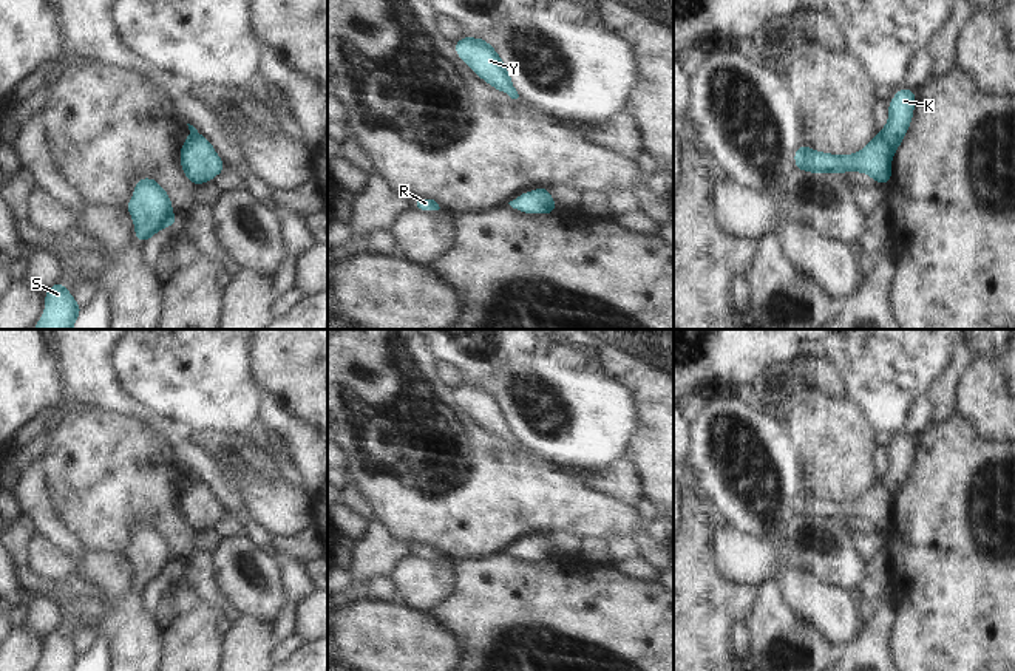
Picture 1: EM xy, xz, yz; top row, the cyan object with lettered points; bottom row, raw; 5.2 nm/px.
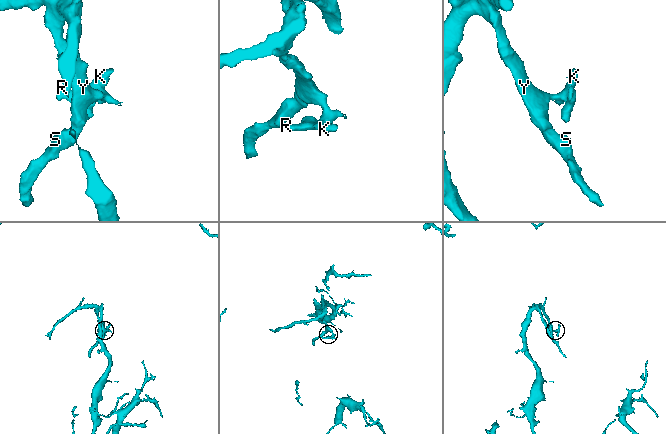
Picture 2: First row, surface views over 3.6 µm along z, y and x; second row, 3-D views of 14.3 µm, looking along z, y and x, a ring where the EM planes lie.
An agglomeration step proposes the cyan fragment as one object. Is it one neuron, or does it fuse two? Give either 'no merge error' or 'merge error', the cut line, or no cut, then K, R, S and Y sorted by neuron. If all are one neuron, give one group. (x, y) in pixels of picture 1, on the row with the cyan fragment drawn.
merge error; cut in yz along (878, 133), (893, 153); K R / S Y

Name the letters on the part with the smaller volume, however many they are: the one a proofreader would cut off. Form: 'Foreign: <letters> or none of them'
Foreign: K, R

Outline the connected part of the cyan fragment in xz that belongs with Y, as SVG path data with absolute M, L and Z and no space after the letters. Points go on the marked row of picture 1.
M465 36L454 42L454 49L459 59L493 88L507 93L511 99L519 97L501 56L485 39Z

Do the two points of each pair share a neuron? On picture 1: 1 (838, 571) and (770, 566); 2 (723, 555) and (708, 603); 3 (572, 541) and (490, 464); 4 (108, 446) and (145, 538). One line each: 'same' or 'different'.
1: same
2: different
3: different
4: different

